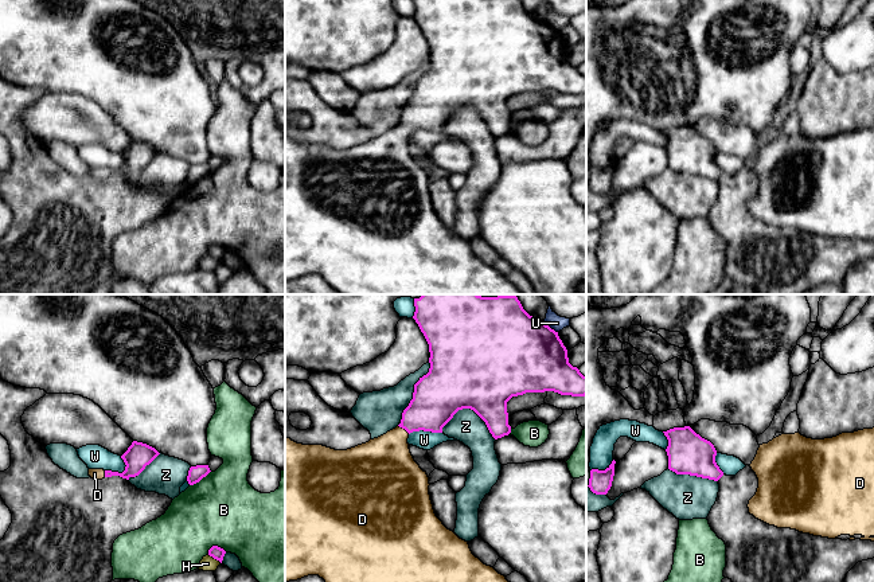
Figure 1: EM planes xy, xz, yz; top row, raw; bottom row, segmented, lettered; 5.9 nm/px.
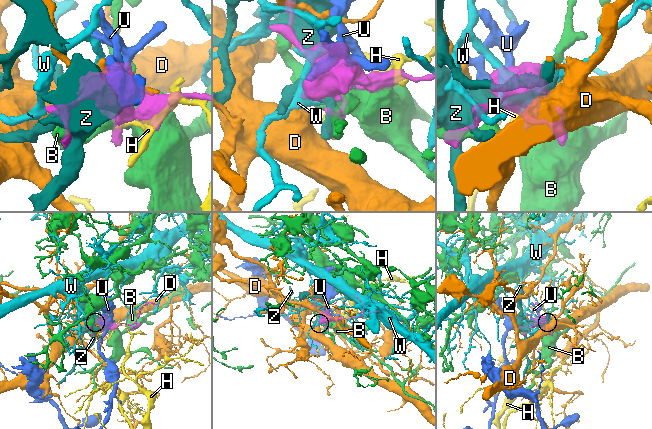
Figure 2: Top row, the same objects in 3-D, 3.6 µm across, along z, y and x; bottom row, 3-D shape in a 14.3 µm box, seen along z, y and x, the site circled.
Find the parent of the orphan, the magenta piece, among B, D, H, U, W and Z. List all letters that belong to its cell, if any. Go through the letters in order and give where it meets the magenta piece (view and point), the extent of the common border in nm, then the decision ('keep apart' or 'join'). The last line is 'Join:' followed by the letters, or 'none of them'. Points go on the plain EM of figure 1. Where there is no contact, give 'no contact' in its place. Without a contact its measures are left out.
B: meets magenta in xy at (199, 179); contact 160 nm long; keep apart
D: meets magenta in xz at (404, 127); contact 90 nm long; join
H: meets magenta in xy at (214, 257); contact 100 nm long; keep apart
U: meets magenta in xz at (549, 26); contact 120 nm long; keep apart
W: meets magenta in xy at (116, 171); contact 140 nm long; keep apart
Z: meets magenta in xz at (472, 108); contact 340 nm long; keep apart
Join: D

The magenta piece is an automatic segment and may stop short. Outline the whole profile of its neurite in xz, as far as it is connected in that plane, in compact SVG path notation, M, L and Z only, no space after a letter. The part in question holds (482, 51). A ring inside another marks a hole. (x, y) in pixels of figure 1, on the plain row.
M414 0L415 11L413 17L418 23L429 43L430 67L426 74L414 83L413 98L402 112L401 122L386 133L370 138L347 149L335 149L323 144L303 144L285 136L285 282L308 274L319 274L339 294L522 294L520 290L499 273L493 266L484 263L476 257L468 241L460 238L448 228L436 215L429 194L429 176L414 160L407 137L413 130L442 132L442 126L463 108L473 109L487 124L495 138L508 134L507 101L512 95L526 91L554 90L561 94L585 95L586 75L577 66L569 62L567 48L558 35L543 20L530 15L520 0Z

